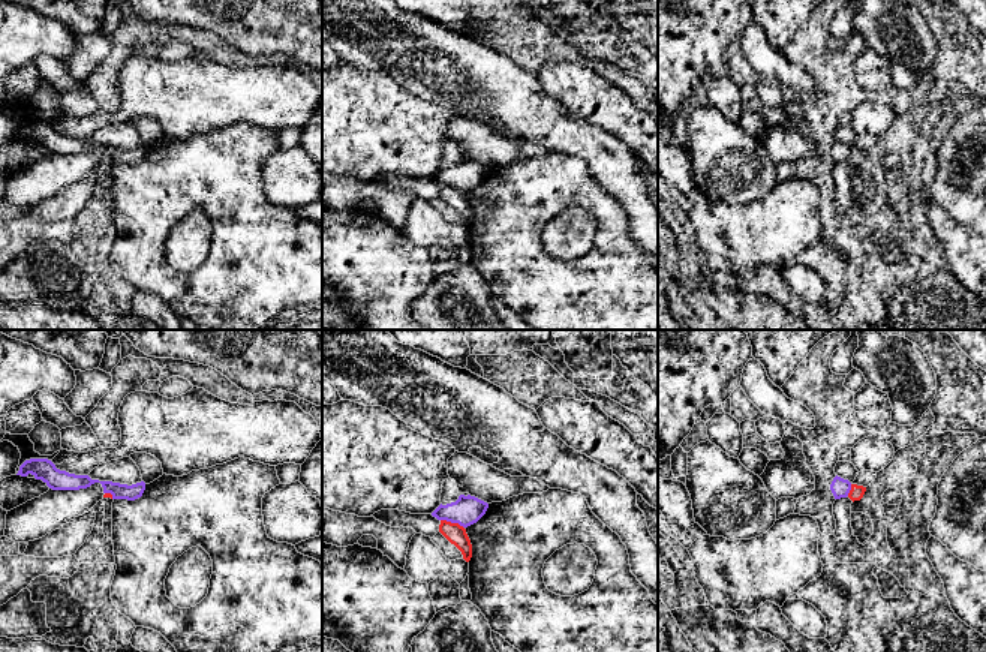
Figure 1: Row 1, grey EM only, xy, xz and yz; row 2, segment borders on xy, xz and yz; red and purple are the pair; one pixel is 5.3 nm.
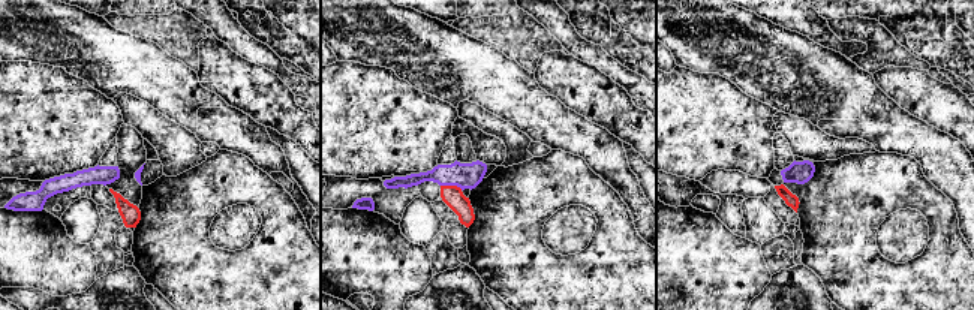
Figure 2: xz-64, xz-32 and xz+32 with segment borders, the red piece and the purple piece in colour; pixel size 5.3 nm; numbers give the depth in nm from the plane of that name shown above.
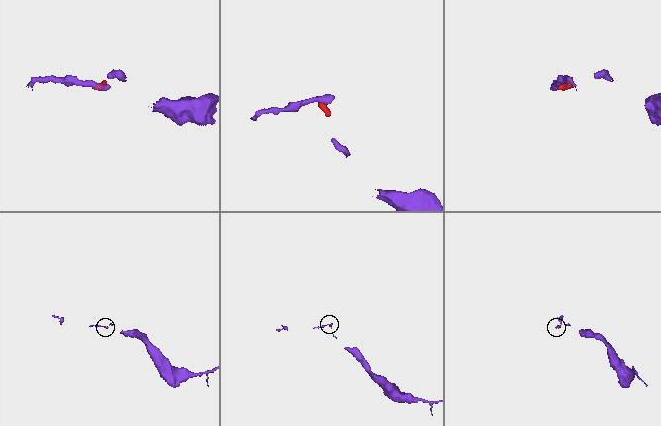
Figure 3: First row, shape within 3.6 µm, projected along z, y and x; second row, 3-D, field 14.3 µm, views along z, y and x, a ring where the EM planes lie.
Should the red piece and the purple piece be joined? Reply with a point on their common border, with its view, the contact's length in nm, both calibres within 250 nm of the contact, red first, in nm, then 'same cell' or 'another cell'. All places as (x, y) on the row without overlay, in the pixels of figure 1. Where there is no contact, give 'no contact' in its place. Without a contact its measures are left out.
contact xz (453, 188); length 140 nm; calibres 110 and 160 nm; same cell

